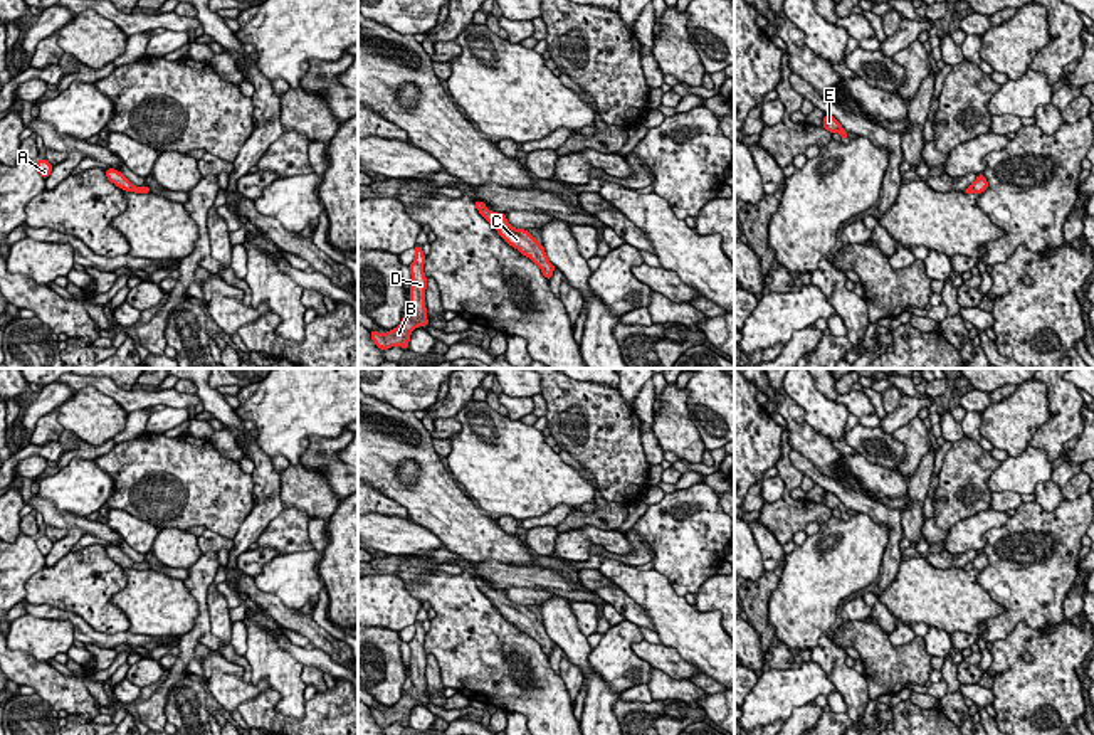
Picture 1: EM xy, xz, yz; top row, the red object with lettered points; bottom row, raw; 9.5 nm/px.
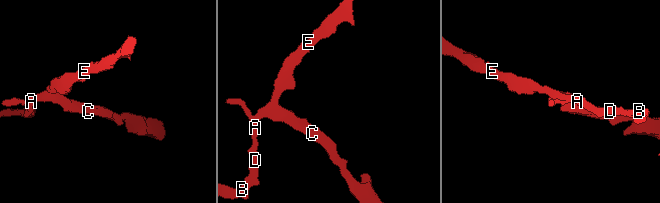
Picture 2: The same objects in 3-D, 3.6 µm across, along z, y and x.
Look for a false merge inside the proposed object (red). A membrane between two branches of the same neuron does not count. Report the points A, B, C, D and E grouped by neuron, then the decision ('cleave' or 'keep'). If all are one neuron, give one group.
groups A B C D E; keep

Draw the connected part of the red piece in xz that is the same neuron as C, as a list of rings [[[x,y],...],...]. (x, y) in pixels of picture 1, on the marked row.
[[[474,200],[474,204],[479,214],[497,230],[497,234],[523,256],[529,257],[550,281],[556,267],[550,262],[543,244],[539,244],[526,229],[514,229],[508,222],[506,214],[489,210],[481,200]]]

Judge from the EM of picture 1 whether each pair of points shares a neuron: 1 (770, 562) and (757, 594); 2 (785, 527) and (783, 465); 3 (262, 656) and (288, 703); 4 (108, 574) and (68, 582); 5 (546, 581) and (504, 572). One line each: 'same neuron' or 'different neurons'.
1: different neurons
2: same neuron
3: same neuron
4: same neuron
5: same neuron

